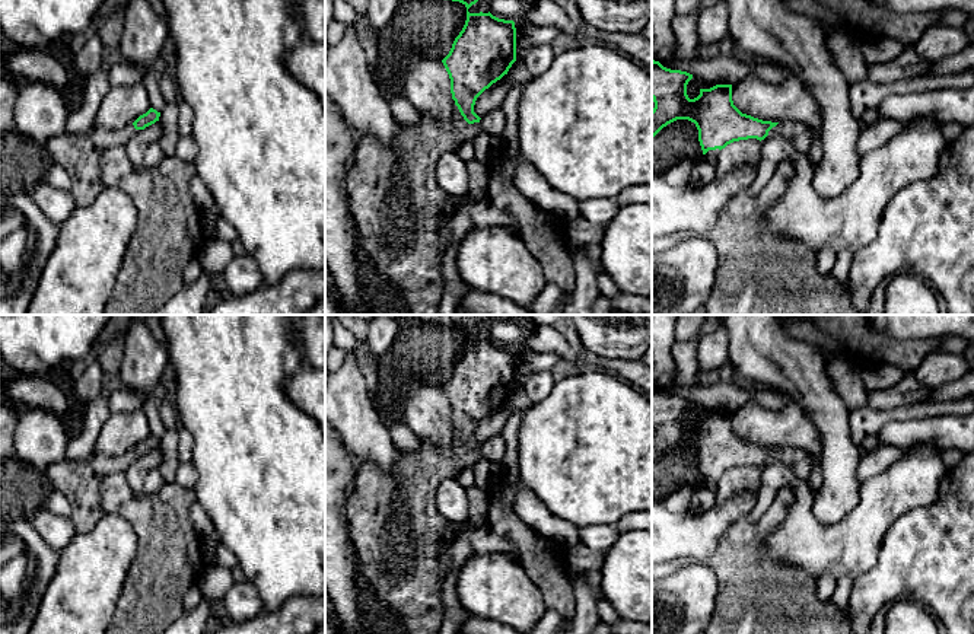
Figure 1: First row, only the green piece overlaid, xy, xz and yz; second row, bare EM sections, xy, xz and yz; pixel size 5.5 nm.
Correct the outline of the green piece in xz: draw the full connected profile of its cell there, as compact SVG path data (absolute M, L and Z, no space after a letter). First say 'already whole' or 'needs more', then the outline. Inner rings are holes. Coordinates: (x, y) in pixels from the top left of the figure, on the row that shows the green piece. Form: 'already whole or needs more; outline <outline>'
needs more; outline M452 0L467 7L467 20L455 38L449 54L442 60L449 79L455 109L449 120L436 121L421 114L420 121L413 127L400 124L395 140L389 144L381 143L373 136L359 136L356 154L347 172L344 189L350 203L350 211L362 245L362 252L376 273L394 283L410 310L410 315L437 315L443 293L440 264L448 243L440 236L440 216L448 210L446 192L439 187L435 171L439 159L455 152L458 144L475 140L481 133L480 117L474 112L477 98L493 83L507 74L516 61L516 28L513 20L504 20L488 13L470 13L468 9L478 0Z

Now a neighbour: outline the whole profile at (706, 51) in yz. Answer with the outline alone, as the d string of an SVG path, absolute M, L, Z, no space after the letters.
M701 44L697 45L697 54L700 60L710 60L720 55L719 44Z

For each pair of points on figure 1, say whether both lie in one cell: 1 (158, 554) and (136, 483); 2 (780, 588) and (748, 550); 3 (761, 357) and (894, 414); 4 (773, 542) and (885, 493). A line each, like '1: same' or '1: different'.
1: different
2: same
3: different
4: same

